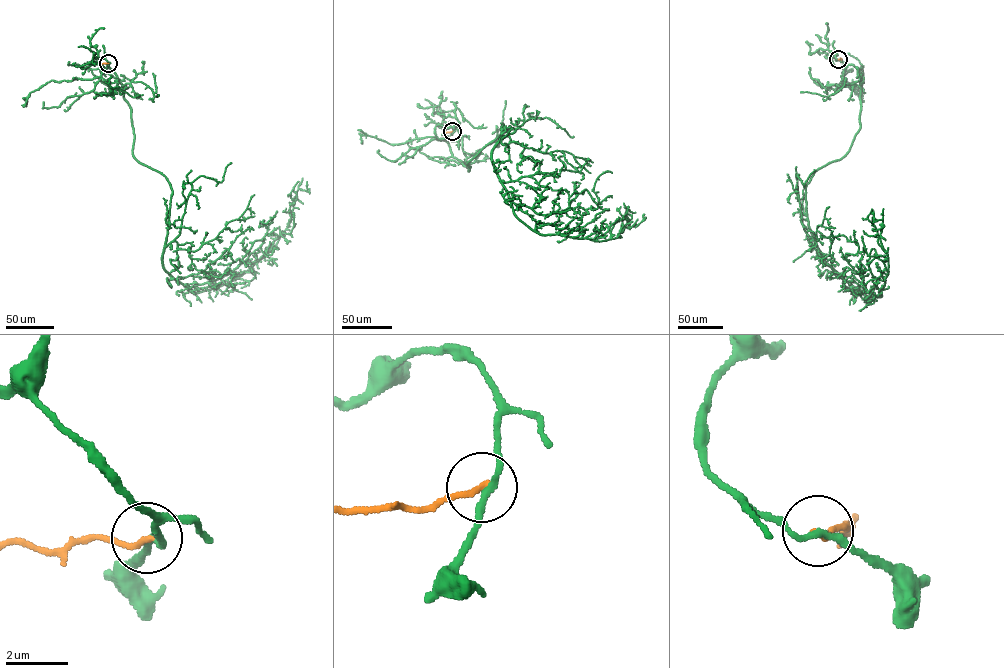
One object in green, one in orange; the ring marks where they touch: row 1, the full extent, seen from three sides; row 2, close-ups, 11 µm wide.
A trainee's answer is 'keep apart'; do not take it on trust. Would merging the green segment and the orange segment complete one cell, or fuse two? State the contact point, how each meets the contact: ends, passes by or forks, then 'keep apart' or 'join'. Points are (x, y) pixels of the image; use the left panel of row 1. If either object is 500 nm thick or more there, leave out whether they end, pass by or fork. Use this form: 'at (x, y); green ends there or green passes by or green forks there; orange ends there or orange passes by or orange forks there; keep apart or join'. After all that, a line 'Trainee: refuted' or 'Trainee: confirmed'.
at (108, 63); green passes by; orange ends there; keep apart
Trainee: confirmed

